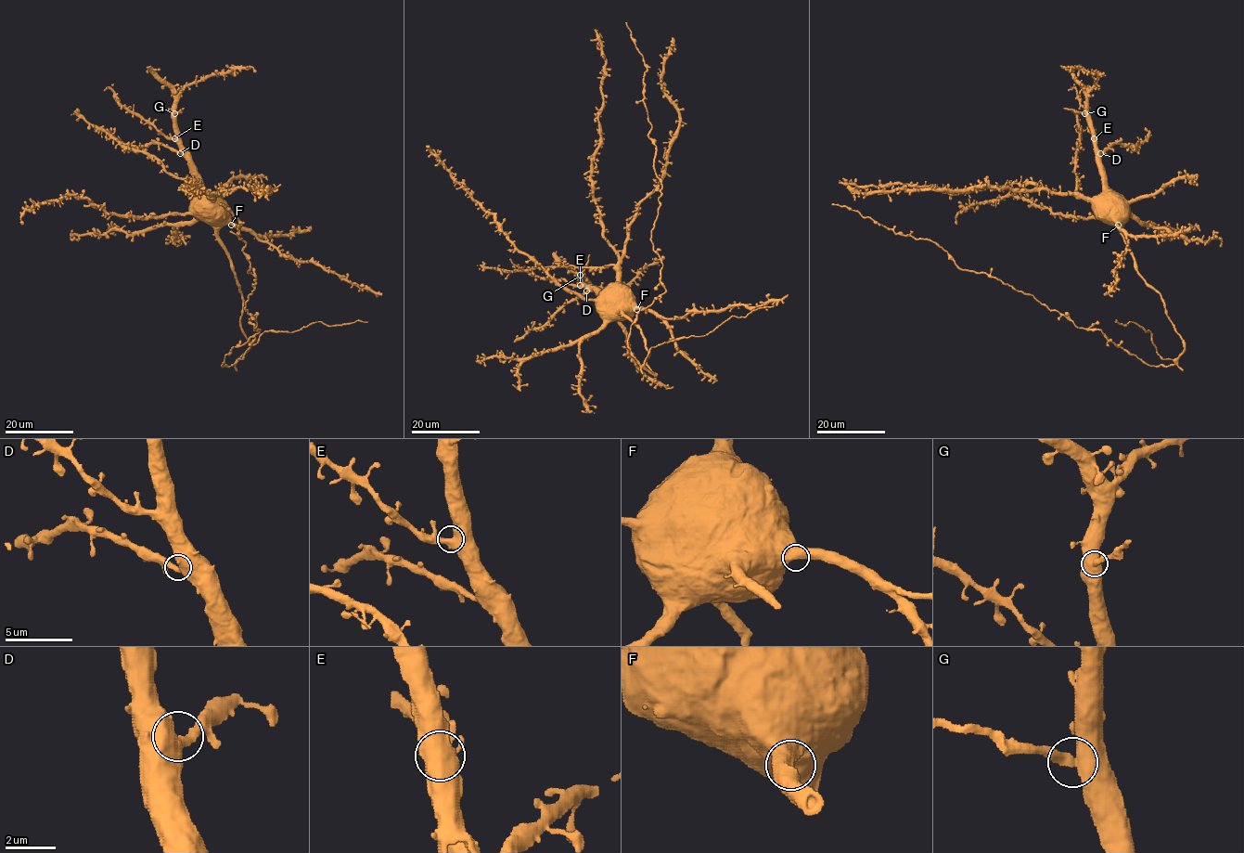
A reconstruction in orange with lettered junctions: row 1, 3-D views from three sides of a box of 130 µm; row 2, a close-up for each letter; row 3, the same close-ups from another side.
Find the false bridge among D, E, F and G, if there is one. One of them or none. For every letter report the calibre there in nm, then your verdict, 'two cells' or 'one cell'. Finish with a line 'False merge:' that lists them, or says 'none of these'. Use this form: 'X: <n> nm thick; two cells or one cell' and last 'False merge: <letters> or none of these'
D: 500 nm thick; one cell
E: 600 nm thick; one cell
F: 550 nm thick; one cell
G: 550 nm thick; two cells
False merge: G

